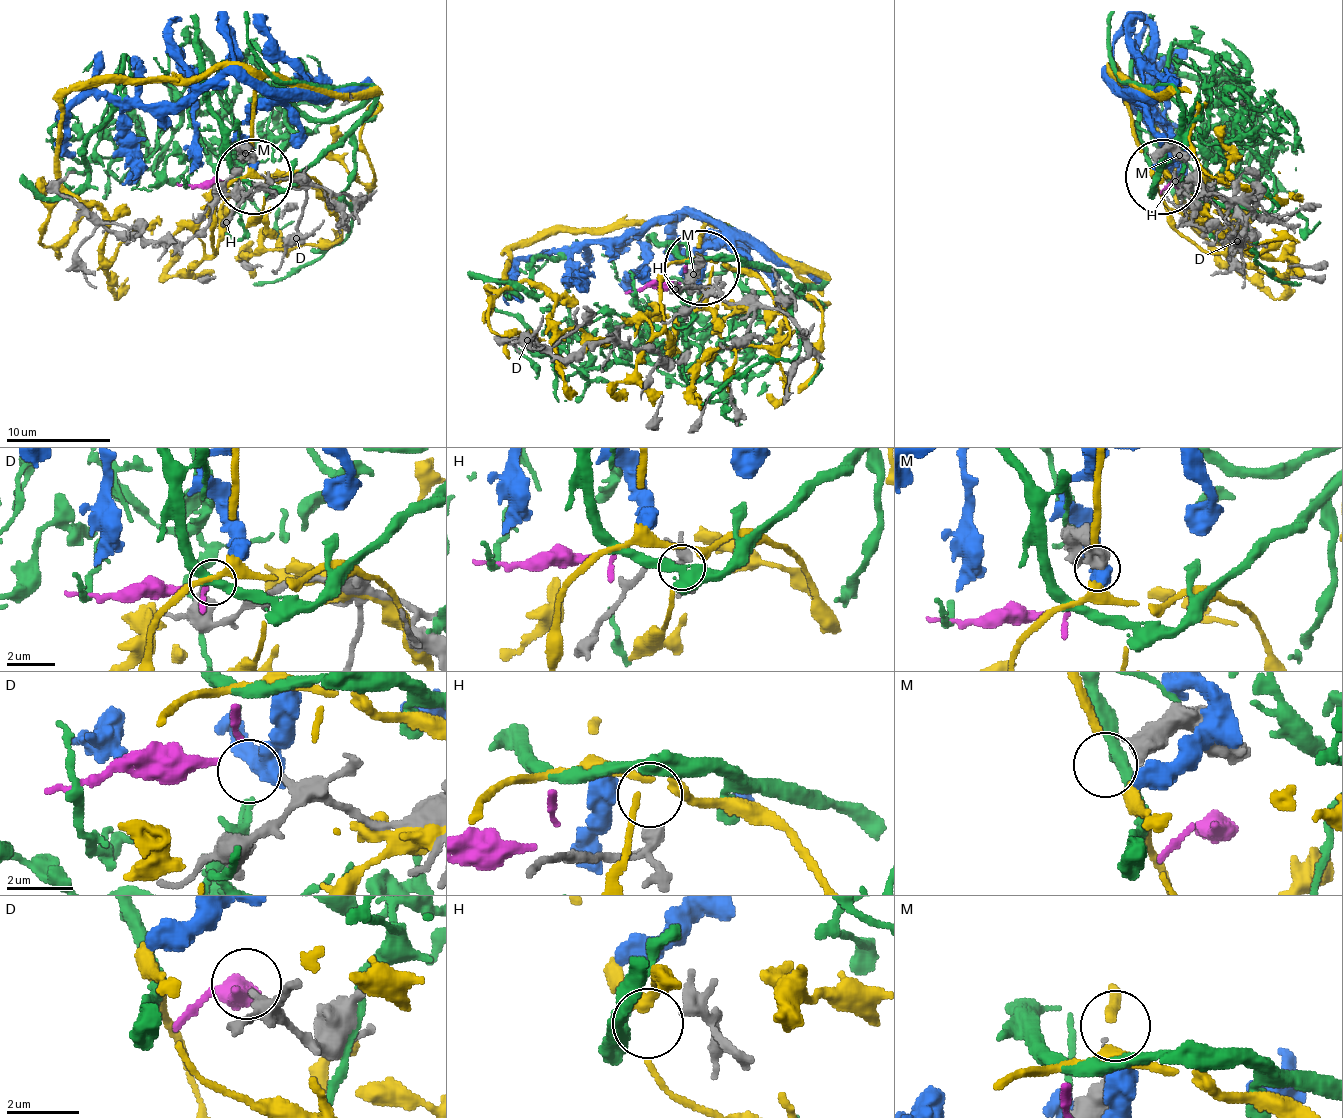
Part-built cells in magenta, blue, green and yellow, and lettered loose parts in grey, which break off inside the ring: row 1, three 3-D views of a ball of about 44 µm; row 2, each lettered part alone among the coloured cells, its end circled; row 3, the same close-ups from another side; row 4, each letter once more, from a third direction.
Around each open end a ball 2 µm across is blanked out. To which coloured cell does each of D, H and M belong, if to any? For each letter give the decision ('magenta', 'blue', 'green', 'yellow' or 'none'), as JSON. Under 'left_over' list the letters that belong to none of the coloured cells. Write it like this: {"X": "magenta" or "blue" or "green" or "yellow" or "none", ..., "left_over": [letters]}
{"D": "magenta", "H": "green", "M": "none", "left_over": ["M"]}

